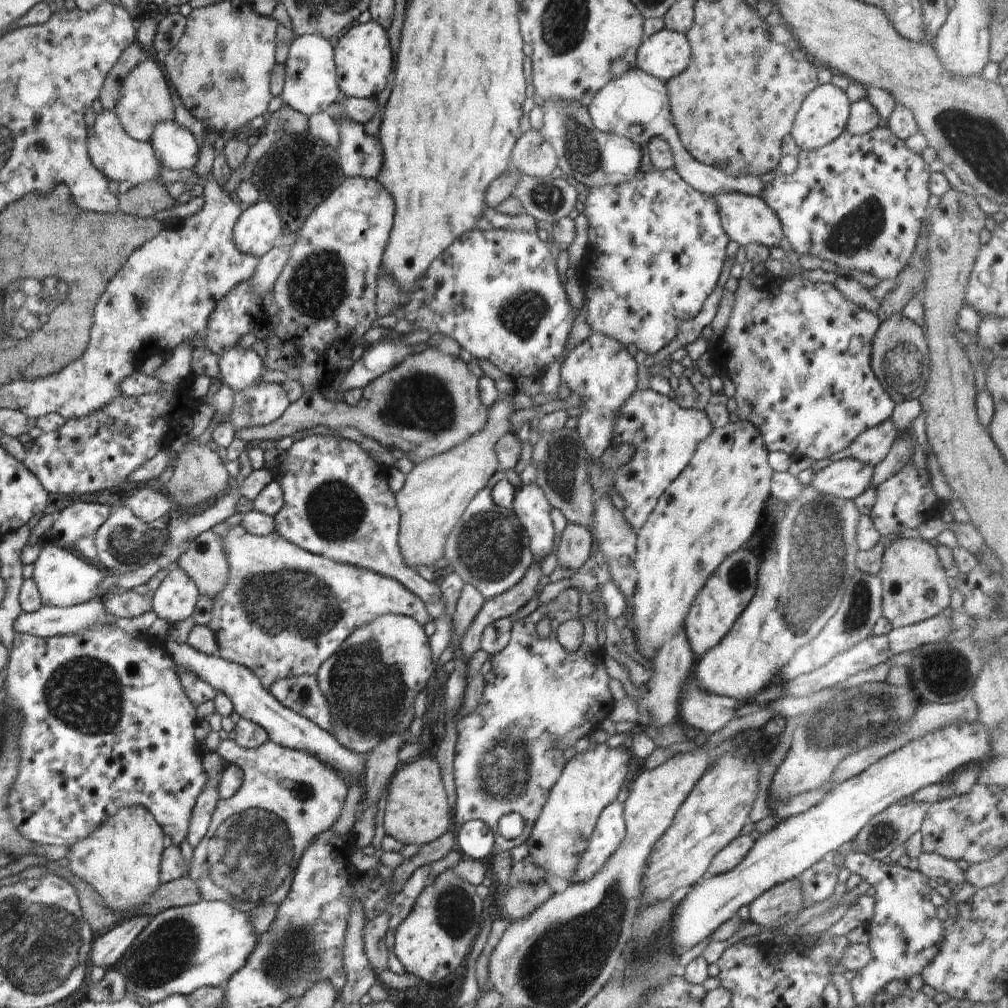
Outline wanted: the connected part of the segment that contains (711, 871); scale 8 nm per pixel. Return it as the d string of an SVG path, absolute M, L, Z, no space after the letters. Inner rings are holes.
M744 832L736 840L730 842L730 845L726 846L724 850L720 850L716 854L714 860L710 862L706 877L713 878L734 870L740 862L743 862L746 854L752 850L753 846L754 840Z

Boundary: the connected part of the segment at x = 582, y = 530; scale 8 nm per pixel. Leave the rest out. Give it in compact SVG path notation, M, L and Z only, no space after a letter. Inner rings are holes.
M568 523L556 548L558 566L568 572L578 571L592 556L592 545L593 537L586 526Z

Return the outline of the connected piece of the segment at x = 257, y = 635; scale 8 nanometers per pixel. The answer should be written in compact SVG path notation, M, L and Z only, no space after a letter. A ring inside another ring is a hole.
M226 522L216 524L211 531L222 540L229 578L222 592L213 599L212 620L207 628L217 639L219 657L246 666L265 690L270 691L278 678L317 677L322 664L338 651L342 642L354 634L354 630L378 616L410 616L422 627L431 621L422 600L394 578L306 552L277 531L258 537L246 532L242 526L231 527Z

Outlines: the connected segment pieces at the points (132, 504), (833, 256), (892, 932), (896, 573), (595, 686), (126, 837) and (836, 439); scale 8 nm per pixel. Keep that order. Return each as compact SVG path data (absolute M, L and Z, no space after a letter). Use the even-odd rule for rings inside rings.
M150 487L140 488L123 505L128 506L141 522L146 523L161 519L174 508L172 499L165 491L157 492Z
M881 125L864 135L844 130L823 148L801 150L796 172L790 176L777 175L772 182L765 184L759 198L780 218L784 237L798 256L812 255L822 261L828 260L841 272L857 270L878 280L898 281L898 274L916 252L920 228L928 215L930 176L929 164L920 155L910 152L904 141Z
M848 845L843 846L840 853L844 858L840 868L848 868L851 873L859 875L876 888L875 910L869 931L870 962L860 972L856 972L856 976L850 983L850 990L852 990L856 1004L863 1006L870 1004L878 994L882 994L887 984L893 980L904 980L908 983L914 975L921 974L922 970L925 970L926 966L929 966L930 962L936 958L936 954L940 952L946 926L944 926L944 921L937 916L937 908L931 901L928 876L918 870L902 868L897 863L885 864L883 861L871 858L868 854L850 850Z
M902 538L886 545L883 553L883 562L880 573L882 580L881 614L890 622L892 629L911 626L928 618L933 618L950 606L952 600L952 581L946 576L946 572L937 554L937 548L921 538Z
M571 587L563 592L560 592L554 600L550 600L550 602L544 604L538 604L538 608L530 614L530 616L526 618L515 618L513 621L513 626L511 630L511 638L508 642L508 645L498 654L494 655L492 662L492 670L488 672L485 678L485 686L484 686L484 694L482 694L482 698L480 698L480 702L478 702L478 706L476 706L476 710L474 712L470 712L465 717L463 717L456 724L456 731L458 734L458 740L456 742L455 754L454 754L454 781L455 781L455 804L452 809L453 812L453 823L464 825L466 822L470 822L470 820L482 820L482 822L486 822L492 830L494 830L494 850L492 850L493 854L498 854L498 852L507 852L510 849L519 846L522 844L522 841L526 839L523 836L521 839L512 839L506 840L506 838L500 837L498 835L498 822L500 818L504 816L504 814L510 814L510 812L516 812L516 814L520 814L522 818L524 818L524 822L526 822L527 833L534 827L538 816L542 813L542 808L546 805L548 801L548 796L550 790L554 787L554 784L560 778L560 774L562 774L562 770L564 770L564 766L566 766L567 761L564 759L565 752L563 750L569 750L570 747L574 747L576 743L583 738L584 736L589 737L594 734L600 728L600 722L604 720L604 718L608 718L614 708L615 701L612 698L612 694L609 689L610 682L610 674L606 672L606 664L604 664L604 659L606 658L605 650L600 647L597 640L597 624L592 622L589 617L580 618L579 610L580 610L580 592L578 589ZM545 616L550 616L550 626L552 628L552 632L550 632L550 636L547 638L540 638L536 632L536 627L540 620L544 619ZM566 620L580 620L583 625L583 644L576 650L576 652L566 652L564 648L560 645L560 642L556 639L556 630L558 626L565 622Z
M126 806L90 837L68 850L68 870L84 880L115 913L140 909L162 886L160 864L164 852L164 830L142 806Z
M750 275L739 279L738 289L734 296L736 297L734 308L730 312L730 320L728 320L728 324L724 328L724 334L720 338L724 351L728 354L727 374L736 387L734 398L738 403L736 413L739 420L750 422L758 428L768 452L781 451L793 459L804 457L816 461L830 459L832 454L836 454L850 446L862 432L891 419L896 402L882 388L880 380L876 378L876 374L872 370L872 362L870 362L872 360L873 340L881 324L875 313L862 310L862 306L856 306L854 302L844 298L832 283L820 283L809 279L800 282L798 278L790 278L790 282L782 282L782 286L778 286L778 290L767 290L754 286L753 278ZM852 338L858 338L862 342L862 350L858 354L848 354L848 347Z

